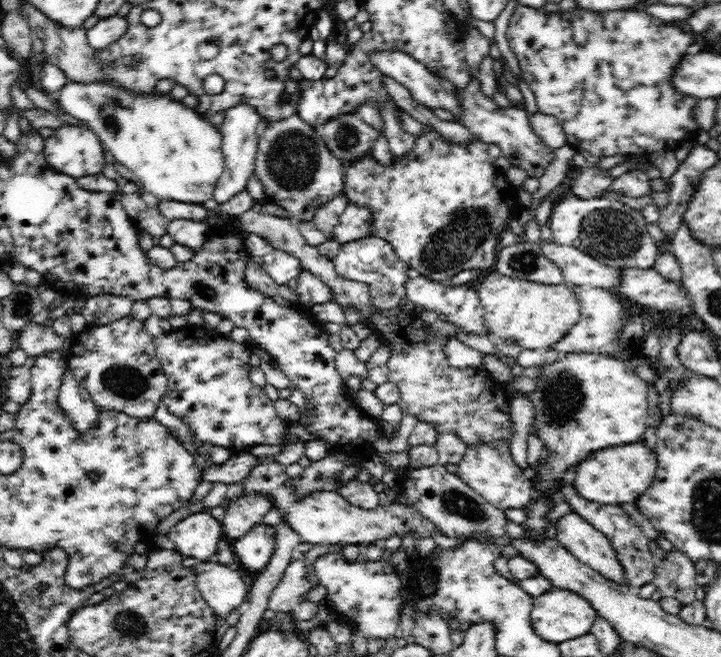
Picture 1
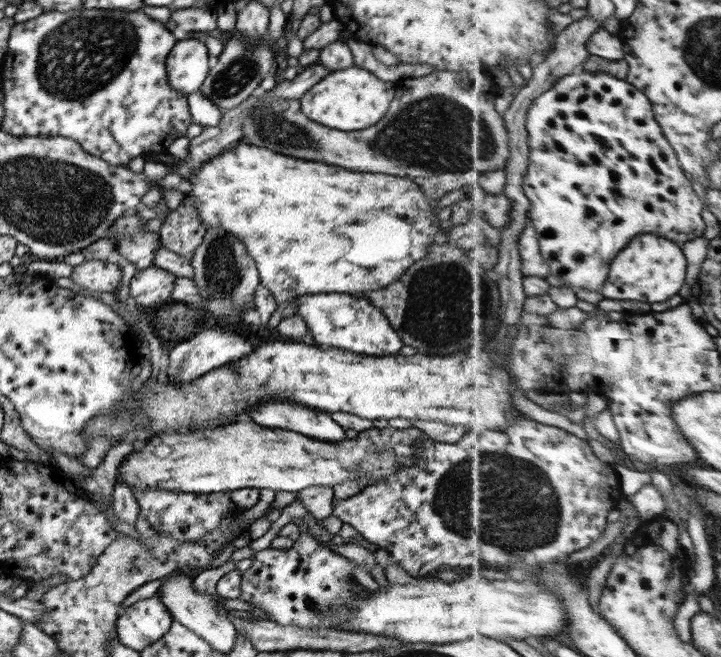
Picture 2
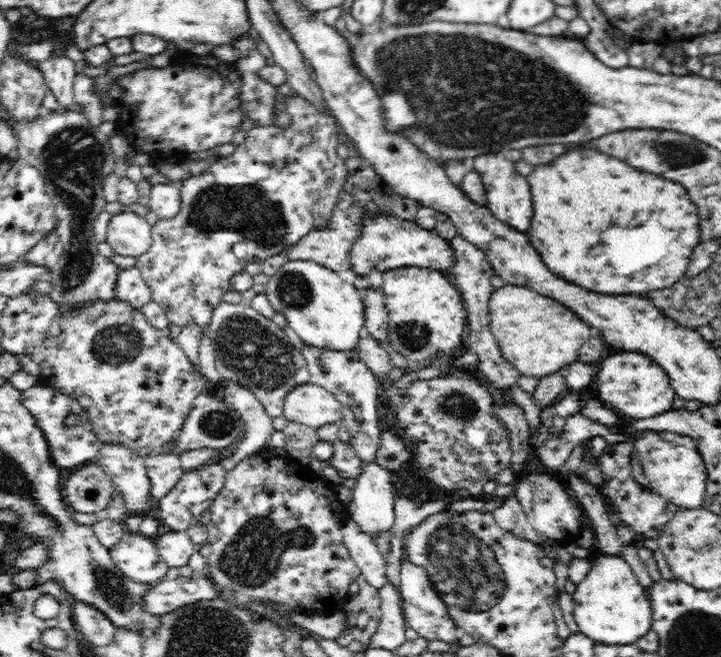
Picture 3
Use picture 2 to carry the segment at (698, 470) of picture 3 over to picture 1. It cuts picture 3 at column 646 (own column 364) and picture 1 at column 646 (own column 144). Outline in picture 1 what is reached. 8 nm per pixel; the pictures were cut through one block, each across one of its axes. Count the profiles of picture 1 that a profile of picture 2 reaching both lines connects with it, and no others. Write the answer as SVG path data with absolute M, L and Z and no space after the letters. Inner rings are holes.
M630 442L622 446L608 447L608 450L600 450L592 456L588 456L580 466L578 472L572 471L572 483L580 496L589 501L600 503L604 506L628 506L633 505L635 500L652 484L657 471L657 456L652 448L644 446L642 442Z

